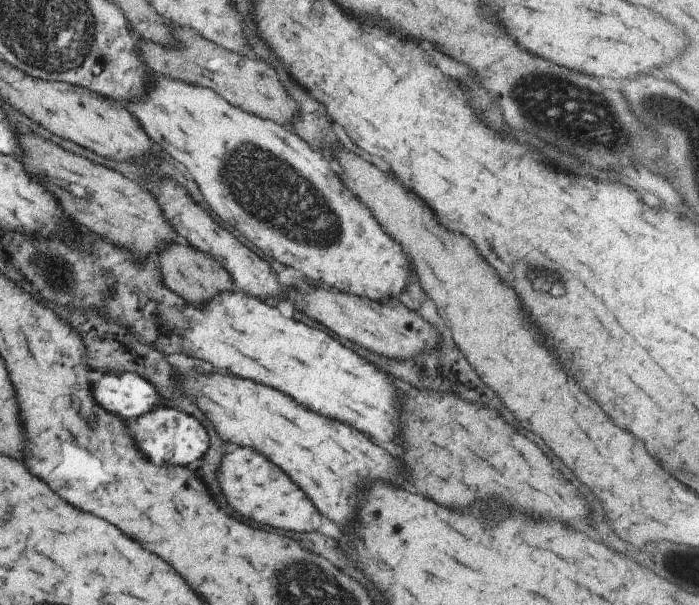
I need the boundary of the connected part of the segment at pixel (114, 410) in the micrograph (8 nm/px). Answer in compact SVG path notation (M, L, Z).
M105 373L93 382L93 400L109 414L131 420L159 404L157 392L149 382L135 374Z

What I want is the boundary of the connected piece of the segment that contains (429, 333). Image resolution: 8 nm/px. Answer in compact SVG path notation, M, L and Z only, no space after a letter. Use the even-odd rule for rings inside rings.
M294 286L283 287L285 290L297 290L293 292L293 304L297 310L303 310L305 316L311 320L323 324L329 332L347 338L359 346L363 346L369 352L387 356L387 358L411 358L417 352L423 352L427 348L433 348L437 342L433 326L429 326L425 320L421 320L415 312L407 310L405 305L393 298L382 301L357 298L343 292L333 292L332 289L309 288L299 289Z

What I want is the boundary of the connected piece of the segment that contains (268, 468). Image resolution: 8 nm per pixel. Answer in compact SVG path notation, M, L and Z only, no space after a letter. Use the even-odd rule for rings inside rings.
M235 448L231 454L225 454L221 458L221 464L217 466L217 482L231 510L251 518L251 522L255 524L287 532L309 532L319 528L319 514L315 512L307 496L299 488L295 488L295 484L279 468L275 468L255 450ZM263 482L265 482L265 494L263 494Z

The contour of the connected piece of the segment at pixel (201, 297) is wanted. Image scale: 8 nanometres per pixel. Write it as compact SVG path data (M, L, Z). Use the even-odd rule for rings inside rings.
M181 239L173 240L169 246L159 250L159 270L163 284L179 294L185 302L203 304L209 296L217 294L217 290L235 290L230 274L215 259L200 250L194 249L189 243ZM173 244L173 246L171 246Z

